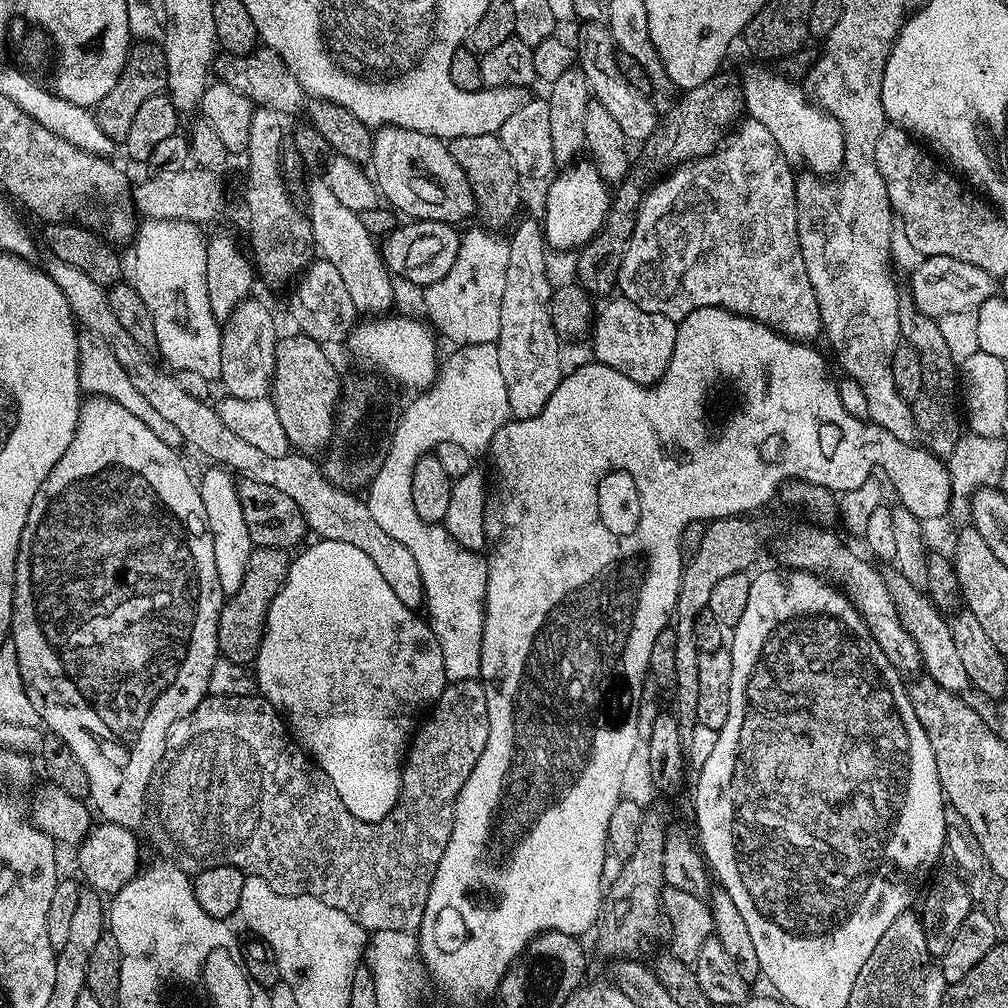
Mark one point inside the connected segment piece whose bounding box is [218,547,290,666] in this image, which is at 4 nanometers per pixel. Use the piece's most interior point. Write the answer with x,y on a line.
241,623

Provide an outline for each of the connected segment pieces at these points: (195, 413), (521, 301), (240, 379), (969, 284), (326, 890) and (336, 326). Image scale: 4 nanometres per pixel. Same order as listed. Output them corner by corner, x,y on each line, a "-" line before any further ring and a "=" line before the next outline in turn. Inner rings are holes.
49,255
47,259
48,276
54,278
54,286
58,286
62,294
66,294
66,302
70,302
70,310
76,317
77,325
81,329
98,334
109,343
119,365
129,375
131,385
179,431
187,447
197,448
202,455
212,459
209,461
231,470
237,477
266,482
266,486
275,486
277,490
282,490
282,494
288,495
298,505
298,510
302,510
304,521
313,533
317,532
321,536
317,536
321,541
331,542
333,545
338,542
350,542
350,546
358,546
362,554
367,554
370,562
378,566
382,578
386,578
390,590
398,594
398,602
413,610
419,609
418,606
423,600
425,603
426,582
420,577
414,554
410,554
410,550
406,550
402,542
390,538
390,534
386,534
386,530
382,530
382,526
374,522
371,508
361,497
360,500
356,497
359,495
343,488
335,488
326,479
313,457
289,454
282,458
270,458
270,454
257,450
256,447
250,446
250,442
238,438
238,434
233,434
226,427
226,422
222,422
222,418
208,400
199,400
186,394
178,386
175,375
167,376
148,357
151,355
140,348
138,342
130,338
130,334
126,334
126,326
121,326
114,310
110,310
107,291
101,284
86,278
82,270
62,262
56,256
=
539,219
515,221
508,241
506,291
502,293
502,322
500,339
496,341
499,369
506,382
509,410
517,420
534,418
550,402
550,394
558,390
561,337
557,336
548,303
552,300
554,284
548,281
548,264
544,261
546,241
=
249,298
240,303
233,310
232,317
226,321
226,327
220,334
222,346
222,374
219,383
224,384
224,392
234,398
265,398
272,387
272,375
274,374
274,358
276,357
276,320
268,313
268,308
260,300
=
926,256
919,261
921,264
912,272
912,300
916,311
933,318
943,318
959,312
971,313
979,308
986,298
997,295
998,280
986,270
974,266
970,262
962,262
962,258
946,258
945,256
=
479,679
475,680
457,680
449,683
448,687
444,689
444,693
437,698
436,703
432,705
430,711
427,713
428,721
421,723
417,727
411,741
410,747
406,753
406,759
404,762
404,773
400,779
400,797
398,802
394,806
394,810
389,816
380,820
377,824
364,824
360,820
356,820
347,810
346,806
342,802
342,798
334,790
334,786
330,782
330,778
326,775
320,765
313,762
308,753
303,750
298,750
298,745
290,735
289,725
286,723
285,717
274,707
269,700
264,699
259,694
229,694
226,696
208,696
205,700
199,704
194,710
190,710
190,714
186,714
182,718
178,718
170,726
168,731
168,737
166,738
166,750
164,751
164,757
160,759
158,765
158,775
154,780
154,787
151,789
148,802
146,805
146,829
148,828
148,836
152,839
152,844
157,848
161,857
167,858
172,863
177,864
183,872
189,874
195,874
206,870
207,868
213,868
214,866
234,866
235,868
241,868
241,870
249,876
257,876
262,878
269,886
274,889
278,894
286,894
287,896
313,896
318,898
322,902
326,902
326,906
334,906
338,910
342,910
346,914
350,914
350,918
354,918
354,922
358,922
367,930
369,933
377,932
378,930
406,930
407,932
416,932
419,929
420,923
422,922
422,914
426,910
426,898
430,898
430,886
434,882
434,874
438,870
438,862
442,862
442,854
446,850
446,842
450,842
450,834
452,833
452,827
454,826
454,810
456,809
456,799
458,794
462,790
462,786
466,786
466,778
470,778
470,770
474,770
475,764
478,763
478,758
482,758
482,750
486,750
486,738
490,734
490,722
488,721
488,711
486,710
486,690
484,689
483,683
=
313,259
300,273
294,287
296,289
292,292
292,320
300,327
297,329
303,335
317,340
319,344
343,345
358,323
358,313
349,291
346,290
346,282
342,282
337,268
330,266
330,262
325,260

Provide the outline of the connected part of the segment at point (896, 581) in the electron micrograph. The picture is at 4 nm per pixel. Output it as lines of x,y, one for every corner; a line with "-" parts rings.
892,574
892,577
889,575
886,581
890,594
894,598
894,606
898,606
898,618
902,618
902,626
906,626
906,630
918,646
925,675
938,682
943,689
957,694
965,693
971,683
961,663
957,647
954,645
950,624
945,613
939,612
933,606
931,599
921,589
915,588
906,577

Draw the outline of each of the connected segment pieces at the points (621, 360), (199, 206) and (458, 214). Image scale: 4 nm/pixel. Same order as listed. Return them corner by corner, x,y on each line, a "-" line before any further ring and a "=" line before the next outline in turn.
612,298
607,301
604,309
599,309
598,319
591,329
592,352
597,361
630,378
639,384
655,384
666,374
666,366
670,366
670,354
674,354
674,338
676,337
677,321
666,318
662,314
650,314
650,310
642,310
634,302
623,298
=
189,166
177,173
149,175
148,180
134,188
134,207
149,220
184,220
206,224
224,210
224,190
218,186
219,173
210,168
=
391,126
379,129
372,137
370,172
379,195
383,199
385,196
397,213
406,214
412,220
437,220
460,226
468,215
473,215
470,182
462,166
454,162
447,143
437,136

